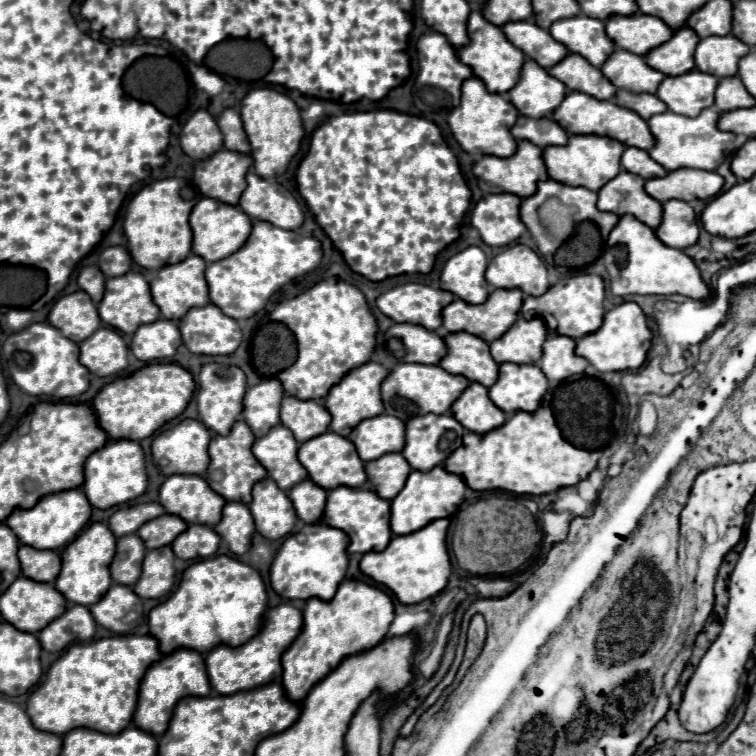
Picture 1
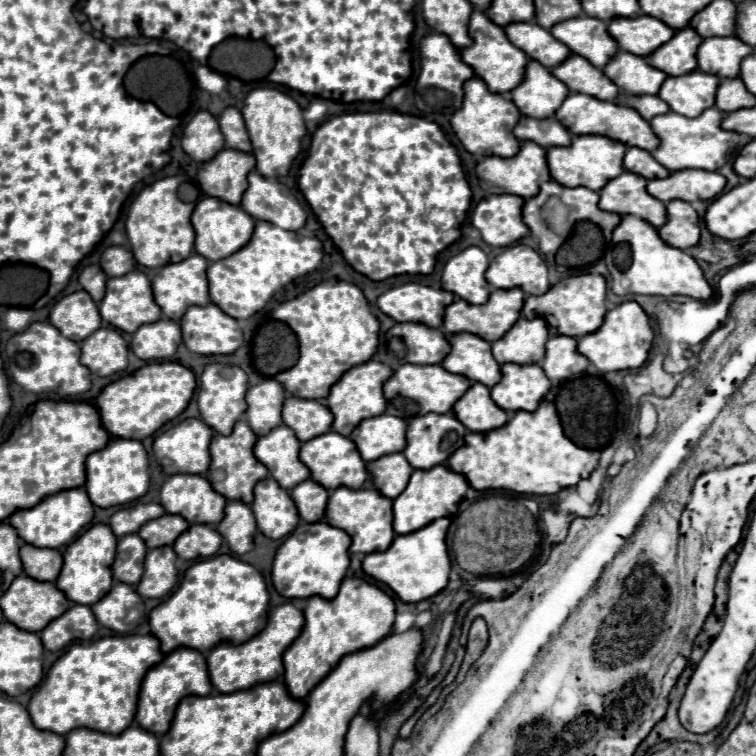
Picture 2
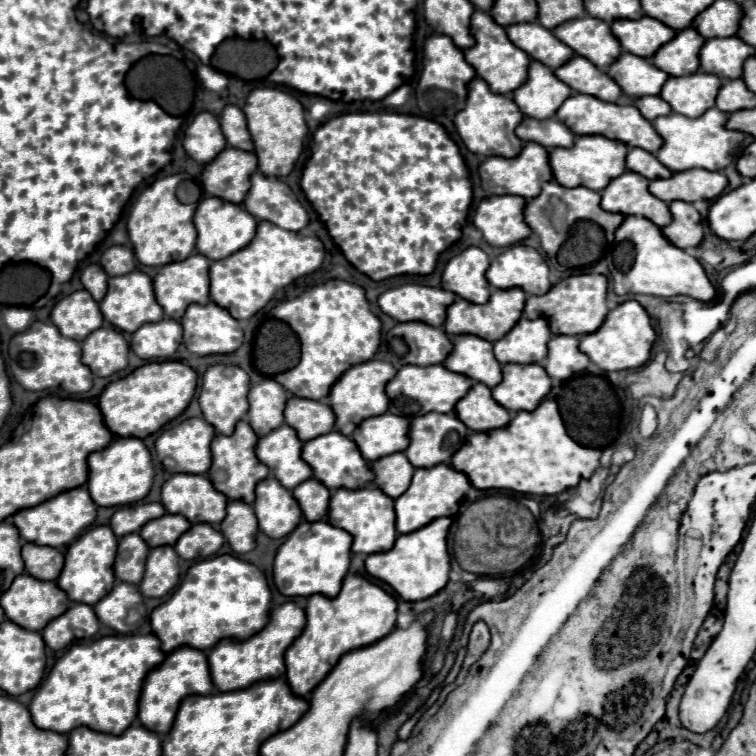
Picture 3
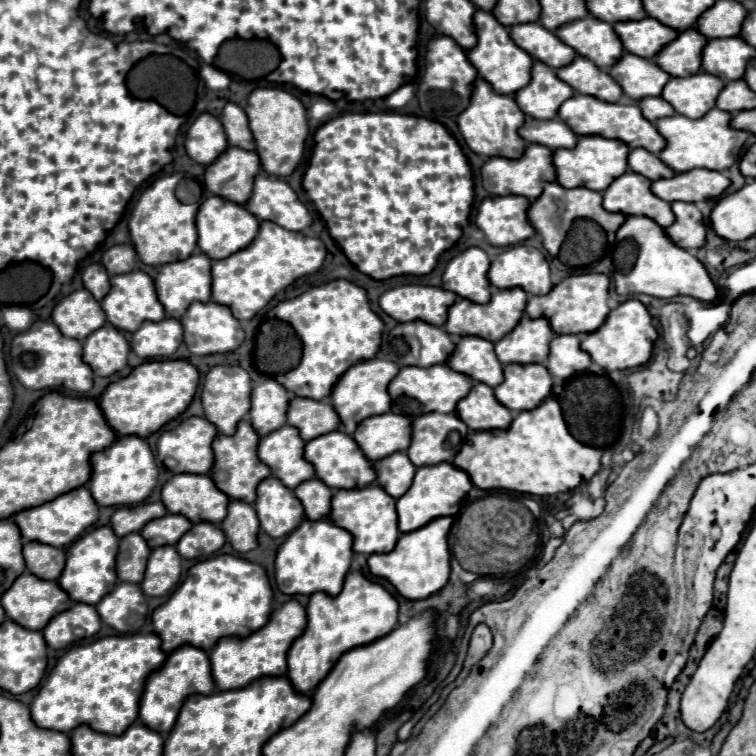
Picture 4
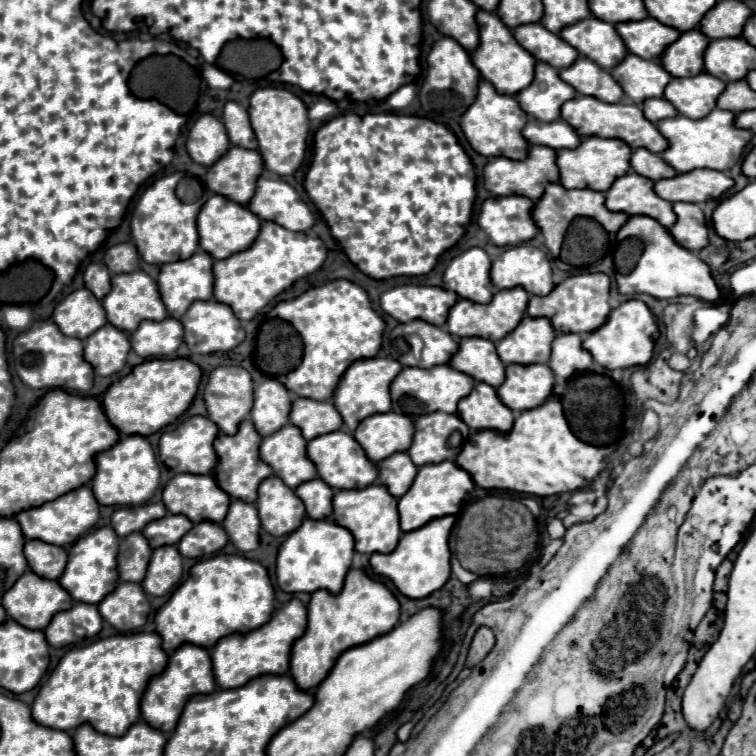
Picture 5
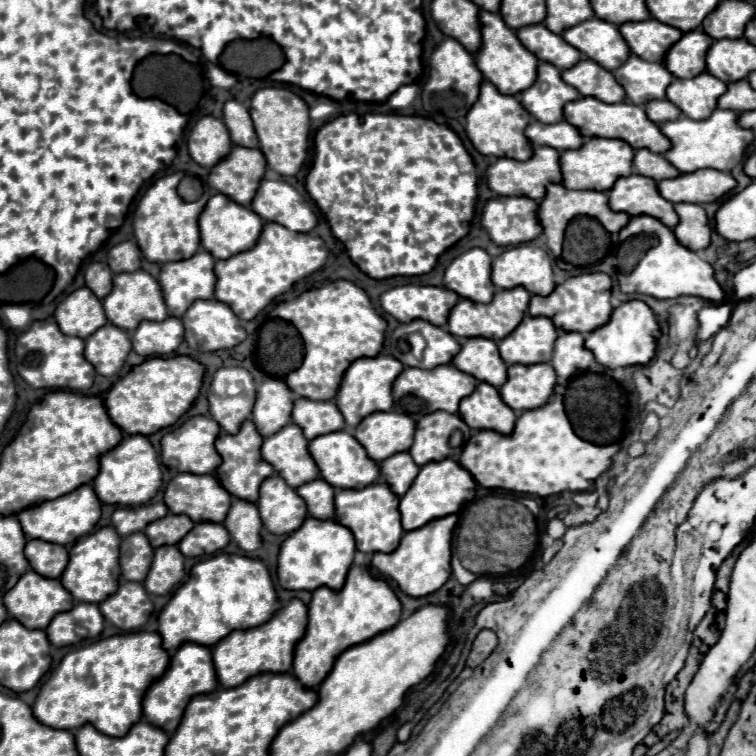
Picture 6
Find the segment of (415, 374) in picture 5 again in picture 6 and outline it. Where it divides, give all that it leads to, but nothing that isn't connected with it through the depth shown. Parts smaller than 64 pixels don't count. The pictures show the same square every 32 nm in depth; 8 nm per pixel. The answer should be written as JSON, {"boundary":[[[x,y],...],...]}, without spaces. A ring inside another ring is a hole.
{"boundary":[[[452,364],[436,366],[434,370],[422,370],[422,368],[406,368],[394,382],[394,410],[410,414],[414,418],[420,418],[428,412],[446,410],[446,412],[458,412],[458,404],[464,396],[472,394],[472,388],[476,388],[476,378],[470,374],[460,372]]]}

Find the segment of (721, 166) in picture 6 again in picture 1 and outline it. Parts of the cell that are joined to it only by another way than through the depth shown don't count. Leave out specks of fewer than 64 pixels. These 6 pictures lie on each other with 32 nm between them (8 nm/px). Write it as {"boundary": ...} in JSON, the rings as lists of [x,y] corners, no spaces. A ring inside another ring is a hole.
{"boundary":[[[716,108],[702,110],[696,118],[680,116],[674,112],[662,112],[648,120],[648,126],[656,138],[656,146],[648,152],[658,164],[662,164],[668,172],[678,168],[700,168],[700,170],[716,170],[726,158],[730,158],[736,150],[736,134],[722,132],[718,124],[720,112]]]}

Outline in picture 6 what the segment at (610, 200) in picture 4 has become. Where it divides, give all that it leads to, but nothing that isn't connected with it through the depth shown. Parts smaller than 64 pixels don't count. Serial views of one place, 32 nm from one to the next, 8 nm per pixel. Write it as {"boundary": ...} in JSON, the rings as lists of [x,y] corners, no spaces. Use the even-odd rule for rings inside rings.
{"boundary":[[[640,174],[618,178],[608,196],[610,196],[610,208],[614,212],[626,212],[630,216],[648,214],[664,222],[668,228],[674,228],[678,224],[674,204],[660,196],[658,184],[652,178]]]}

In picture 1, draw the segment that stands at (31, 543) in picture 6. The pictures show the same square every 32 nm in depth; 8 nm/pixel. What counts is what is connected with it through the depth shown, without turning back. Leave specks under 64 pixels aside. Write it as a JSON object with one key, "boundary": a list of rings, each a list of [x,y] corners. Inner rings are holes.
{"boundary":[[[22,546],[18,552],[22,574],[36,582],[54,582],[60,574],[62,560],[56,550],[36,550],[32,546]]]}

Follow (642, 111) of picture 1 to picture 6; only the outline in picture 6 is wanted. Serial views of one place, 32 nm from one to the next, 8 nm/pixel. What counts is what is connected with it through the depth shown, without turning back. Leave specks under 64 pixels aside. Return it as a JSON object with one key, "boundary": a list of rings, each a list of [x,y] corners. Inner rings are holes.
{"boundary":[[[652,100],[644,106],[644,110],[648,112],[648,118],[656,124],[670,122],[670,120],[676,120],[682,116],[680,108],[676,108],[670,100]]]}

